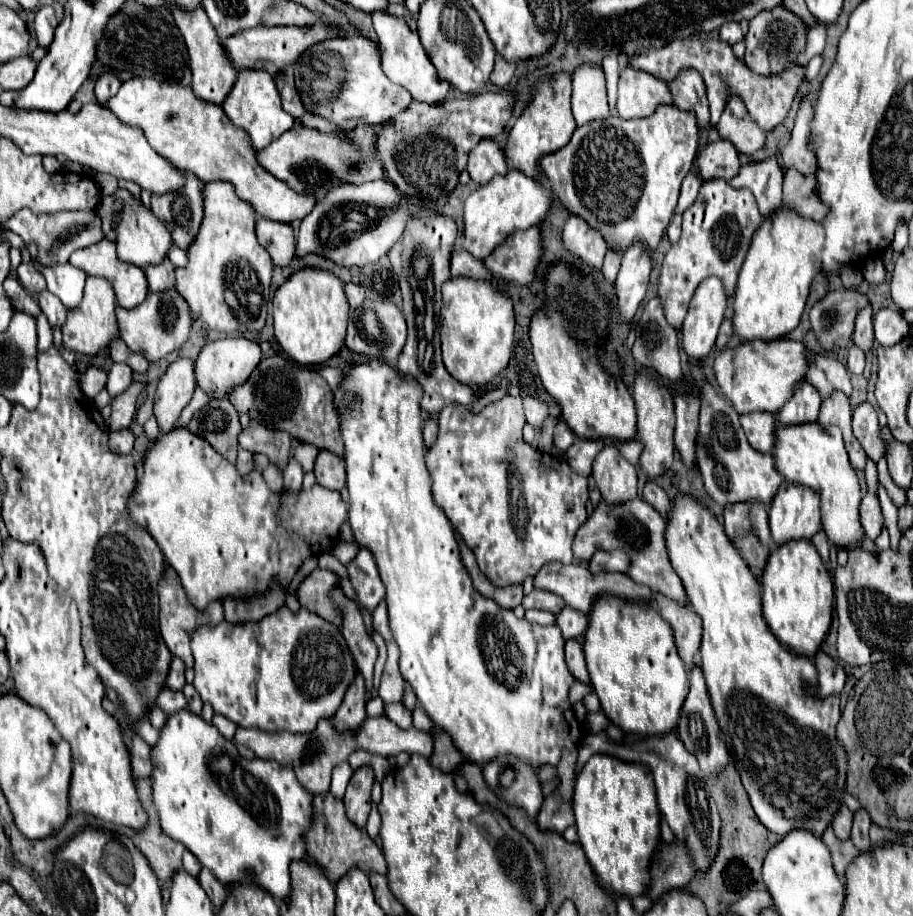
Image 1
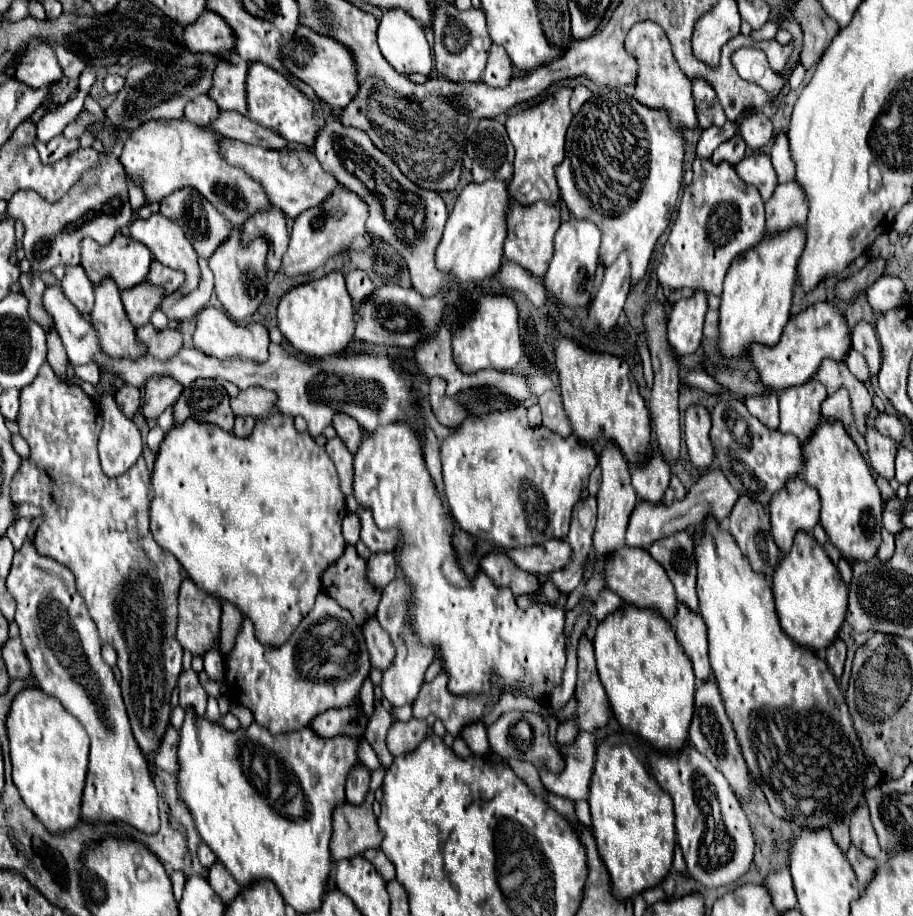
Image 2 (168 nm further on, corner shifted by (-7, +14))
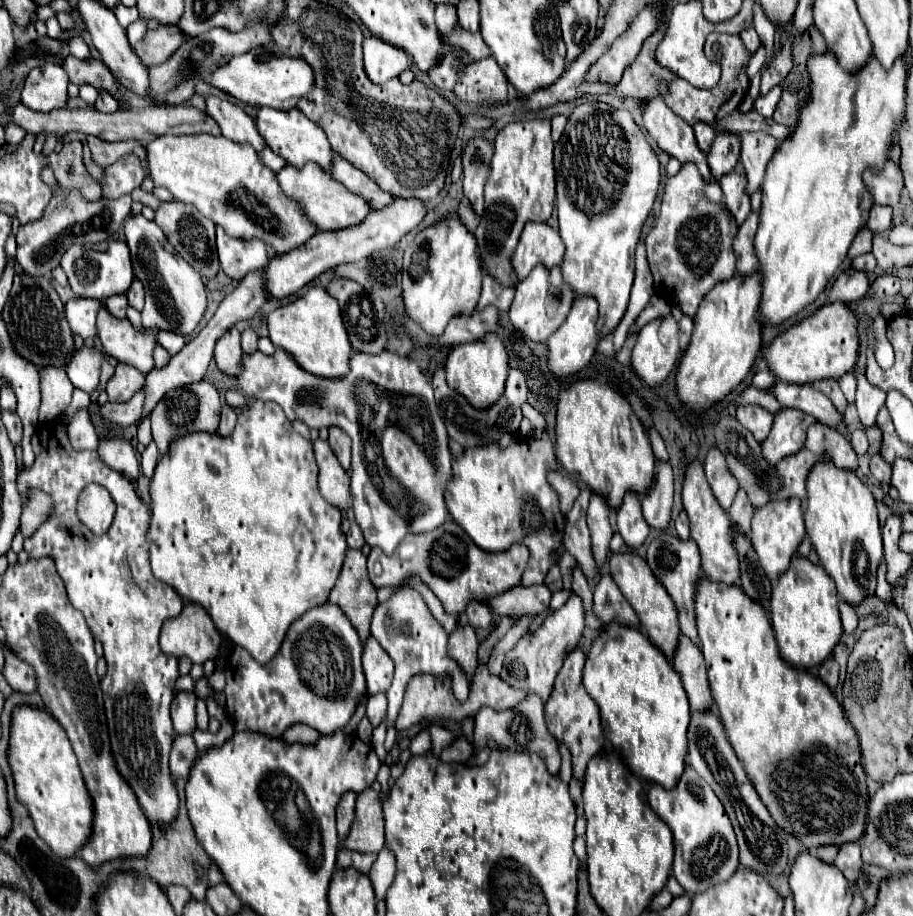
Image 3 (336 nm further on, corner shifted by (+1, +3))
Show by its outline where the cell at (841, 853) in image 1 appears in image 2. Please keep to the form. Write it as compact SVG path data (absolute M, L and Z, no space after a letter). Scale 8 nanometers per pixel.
M851 846L851 848L847 850L847 860L851 862L851 866L853 866L855 874L857 874L859 884L861 884L861 886L867 886L867 884L871 882L873 874L875 874L875 870L877 870L877 860L865 856L865 854L863 854L859 848L855 848L855 846Z

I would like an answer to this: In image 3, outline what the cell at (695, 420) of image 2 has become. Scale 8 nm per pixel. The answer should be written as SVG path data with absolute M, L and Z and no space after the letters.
M695 459L687 467L685 473L685 483L683 483L683 509L689 517L689 527L691 527L691 539L697 543L699 553L701 553L701 569L705 577L713 581L723 581L723 583L739 583L739 563L737 555L733 551L729 531L731 531L731 519L729 515L719 507L717 499L713 499L713 493L709 489L709 483L703 473L703 465Z

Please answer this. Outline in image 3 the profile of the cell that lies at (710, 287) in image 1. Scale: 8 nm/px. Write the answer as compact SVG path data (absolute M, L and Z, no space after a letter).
M667 315L653 319L639 331L631 367L647 385L659 385L675 371L679 357L679 325L673 315Z

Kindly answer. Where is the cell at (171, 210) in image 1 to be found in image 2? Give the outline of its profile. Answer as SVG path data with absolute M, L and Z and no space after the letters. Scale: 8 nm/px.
M181 188L177 192L171 192L169 196L165 196L165 200L161 200L161 214L173 222L177 222L185 236L189 238L189 242L193 244L195 252L199 254L199 258L209 258L213 256L213 252L217 250L217 246L223 244L225 238L229 238L231 234L231 224L213 208L213 204L209 204L197 190L193 188Z

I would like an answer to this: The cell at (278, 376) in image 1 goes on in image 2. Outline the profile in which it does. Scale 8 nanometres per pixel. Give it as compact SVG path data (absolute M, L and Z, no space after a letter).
M339 412L333 418L333 426L335 426L339 438L343 440L343 444L347 446L347 450L351 454L355 454L361 444L361 438L363 438L363 432L361 432L361 428L357 428L357 422L351 416L345 416L343 412Z

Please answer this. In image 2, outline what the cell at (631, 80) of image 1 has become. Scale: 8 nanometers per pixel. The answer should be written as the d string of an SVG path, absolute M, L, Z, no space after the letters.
M639 22L627 34L627 48L637 58L639 64L635 98L649 108L667 112L673 128L681 128L681 130L699 128L695 116L695 100L691 94L691 80L681 72L681 68L677 68L677 62L671 52L671 44L669 40L665 40L665 32L661 32L661 28L653 22Z

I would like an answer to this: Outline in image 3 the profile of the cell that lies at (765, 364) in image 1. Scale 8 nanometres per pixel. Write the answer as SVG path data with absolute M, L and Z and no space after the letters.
M825 303L813 315L775 337L775 341L763 351L767 369L777 377L777 381L793 385L815 383L817 379L839 379L841 375L853 371L857 363L857 323L859 319L843 303Z

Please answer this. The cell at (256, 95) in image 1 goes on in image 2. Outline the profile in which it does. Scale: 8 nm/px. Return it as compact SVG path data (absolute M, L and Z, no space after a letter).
M253 62L247 74L247 108L247 116L251 120L277 132L285 140L305 144L309 150L313 150L315 138L325 122L325 114L315 106L313 100L307 100L307 96L297 86L289 84L279 72L261 62Z

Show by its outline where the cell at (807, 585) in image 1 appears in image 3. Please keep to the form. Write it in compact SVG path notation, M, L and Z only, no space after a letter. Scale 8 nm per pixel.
M795 555L791 567L779 577L771 595L771 621L781 657L799 669L819 667L839 643L843 635L839 619L839 593L823 567Z

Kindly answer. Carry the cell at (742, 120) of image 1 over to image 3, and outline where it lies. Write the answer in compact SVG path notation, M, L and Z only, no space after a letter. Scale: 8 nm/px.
M743 133L741 135L741 163L749 179L749 193L757 191L763 183L767 163L777 149L777 139L767 133Z

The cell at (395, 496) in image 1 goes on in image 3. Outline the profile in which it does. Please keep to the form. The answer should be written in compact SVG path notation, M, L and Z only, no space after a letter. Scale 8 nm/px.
M473 599L467 605L467 609L463 613L459 613L459 617L457 617L457 627L465 627L465 625L471 625L473 629L487 631L487 629L493 629L497 625L497 621L495 621L495 615L487 603Z

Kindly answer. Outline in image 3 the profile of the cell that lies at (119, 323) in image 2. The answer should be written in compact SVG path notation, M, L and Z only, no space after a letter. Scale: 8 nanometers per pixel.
M101 307L97 313L97 333L101 347L121 363L137 367L141 373L153 369L155 339L137 331L127 319L121 321Z

